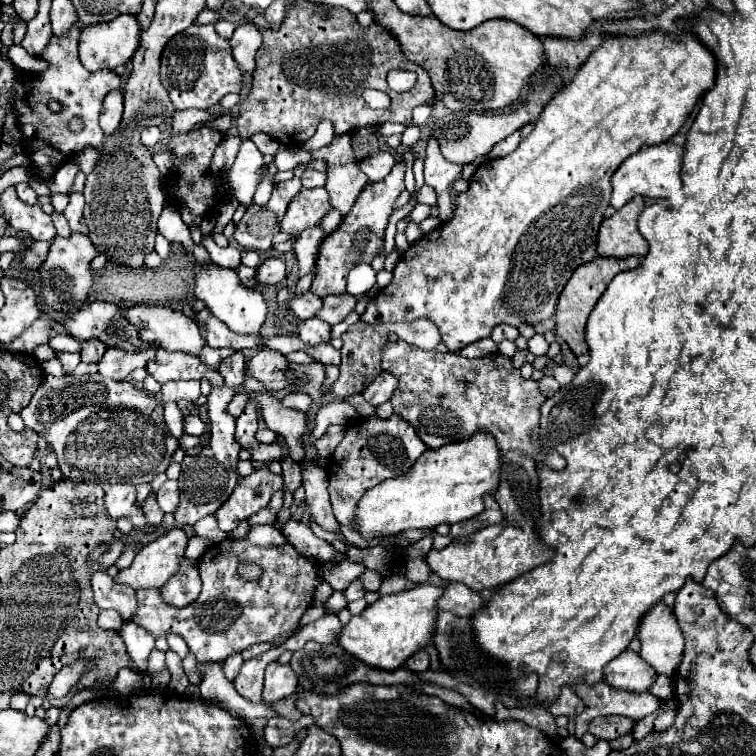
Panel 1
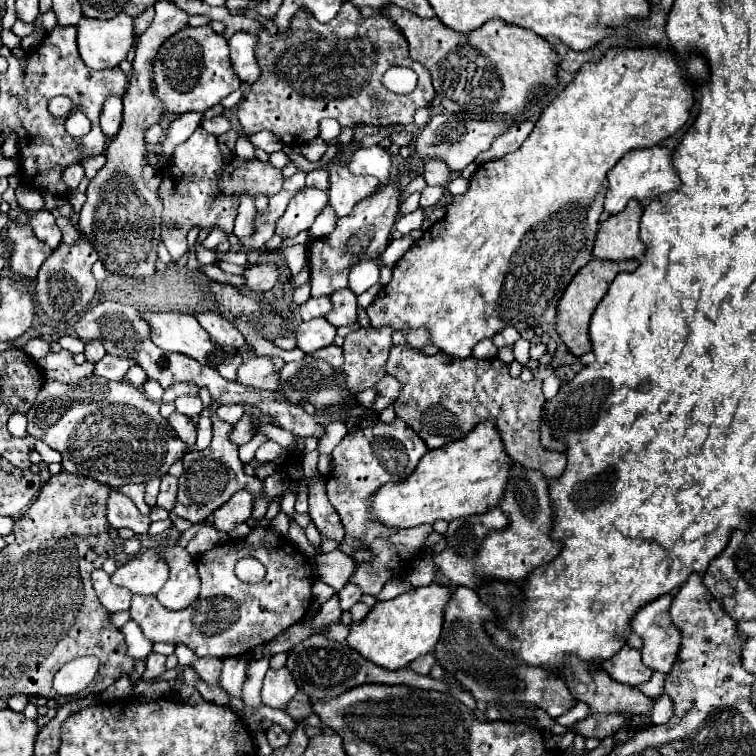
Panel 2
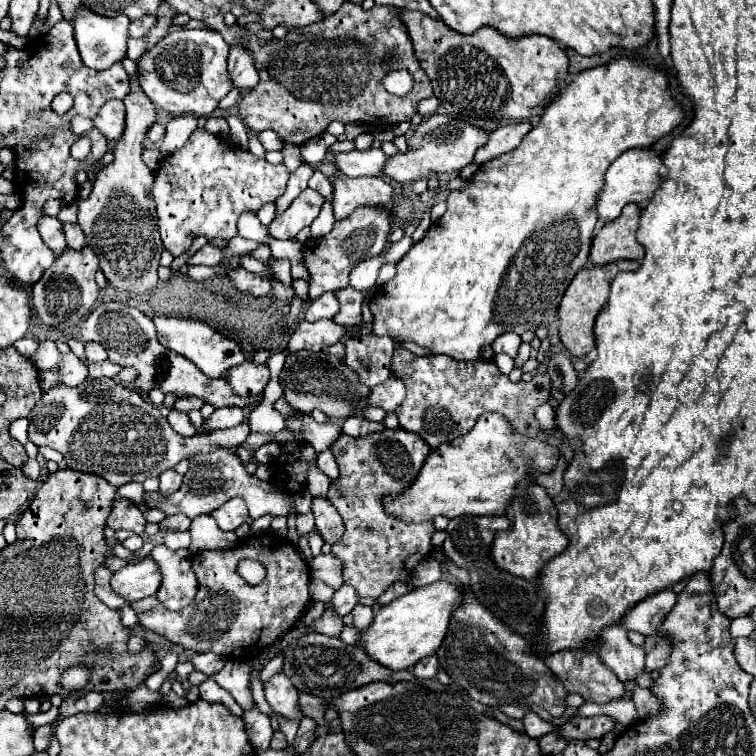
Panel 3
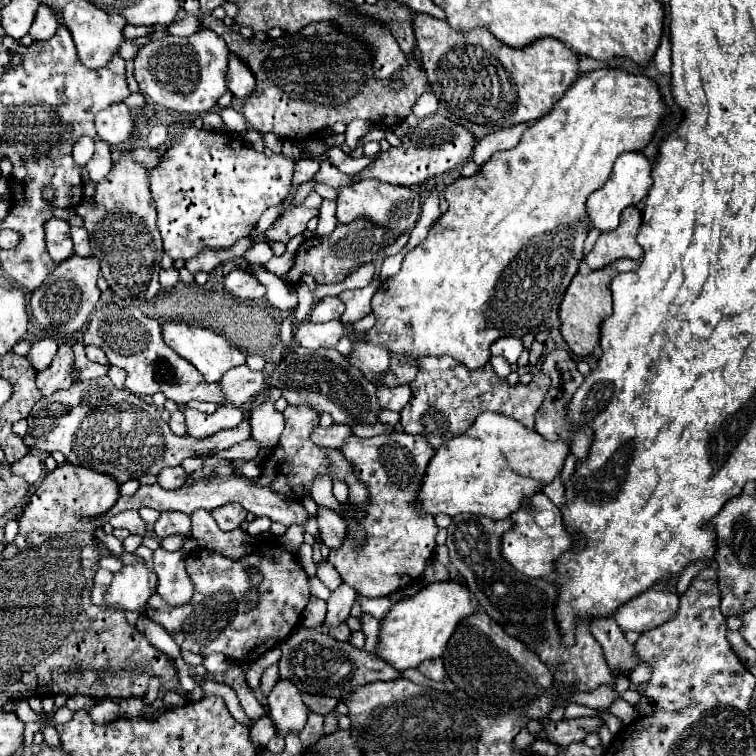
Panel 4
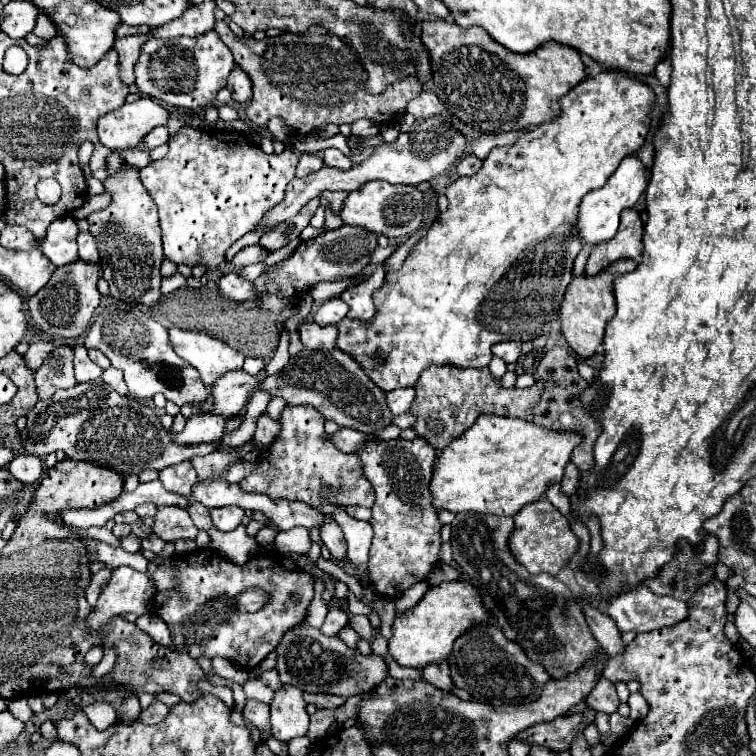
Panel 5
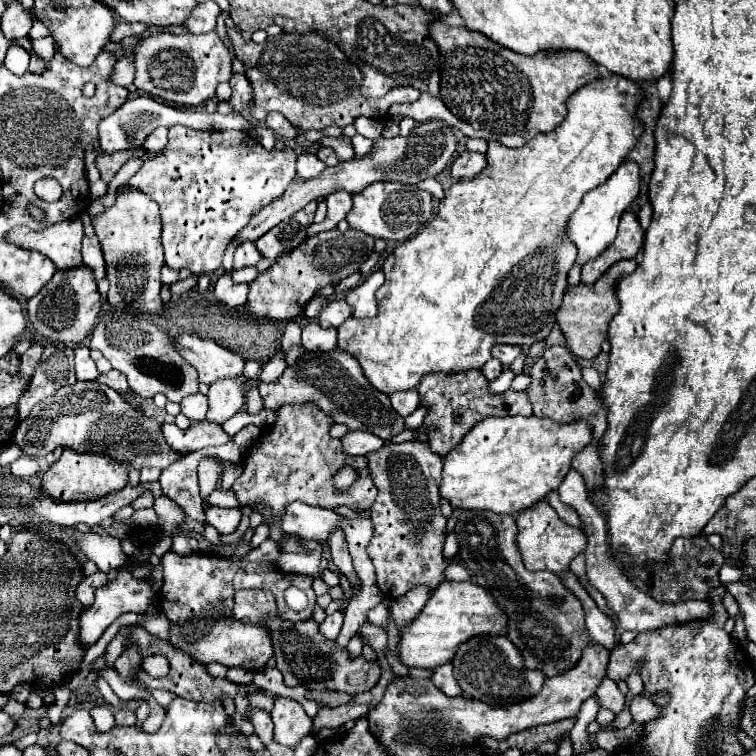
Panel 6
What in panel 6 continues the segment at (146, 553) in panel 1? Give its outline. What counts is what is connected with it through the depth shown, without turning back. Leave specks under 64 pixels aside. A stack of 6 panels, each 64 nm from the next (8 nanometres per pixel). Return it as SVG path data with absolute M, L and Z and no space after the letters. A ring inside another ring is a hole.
M120 570L118 578L114 582L108 582L104 584L102 588L98 588L94 592L94 602L90 606L86 606L82 612L80 612L80 634L78 634L78 640L84 648L90 648L94 646L104 630L122 614L126 612L136 612L136 614L142 614L148 610L148 604L150 604L150 598L154 596L154 592L150 590L148 582L146 580L136 580L128 570Z

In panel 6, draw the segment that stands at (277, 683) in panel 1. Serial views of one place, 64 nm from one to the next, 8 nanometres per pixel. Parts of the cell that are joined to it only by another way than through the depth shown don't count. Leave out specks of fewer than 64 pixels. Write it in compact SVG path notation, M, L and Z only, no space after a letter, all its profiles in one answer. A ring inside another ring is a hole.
M278 696L272 710L274 740L282 746L296 748L304 736L312 732L312 718L304 712L302 704L292 698Z

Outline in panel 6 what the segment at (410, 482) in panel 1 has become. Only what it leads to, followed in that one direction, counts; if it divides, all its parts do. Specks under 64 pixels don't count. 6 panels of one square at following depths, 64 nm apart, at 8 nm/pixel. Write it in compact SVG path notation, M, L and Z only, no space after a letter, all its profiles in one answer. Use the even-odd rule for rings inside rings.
M512 416L512 418L488 418L476 424L462 444L444 458L444 472L440 482L440 496L450 500L454 508L466 510L490 510L496 514L514 514L540 502L548 492L556 490L568 470L572 458L592 440L592 428L586 420L574 420L572 424L560 424L546 416Z

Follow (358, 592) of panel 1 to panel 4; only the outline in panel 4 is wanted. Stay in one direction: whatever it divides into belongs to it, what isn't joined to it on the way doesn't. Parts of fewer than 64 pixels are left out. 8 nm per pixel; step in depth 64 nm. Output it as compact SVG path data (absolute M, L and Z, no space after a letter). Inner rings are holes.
M340 584L332 596L328 598L328 614L326 614L326 628L336 628L350 616L350 610L356 600L356 590L348 584Z

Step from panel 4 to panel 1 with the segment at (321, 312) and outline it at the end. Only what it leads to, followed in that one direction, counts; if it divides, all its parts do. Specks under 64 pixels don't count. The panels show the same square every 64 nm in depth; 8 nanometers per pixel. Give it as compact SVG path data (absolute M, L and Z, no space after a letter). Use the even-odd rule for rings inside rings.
M306 292L304 296L294 296L294 300L290 302L290 310L300 318L300 320L308 320L314 318L318 310L322 310L322 300L318 296L312 296L312 292Z

